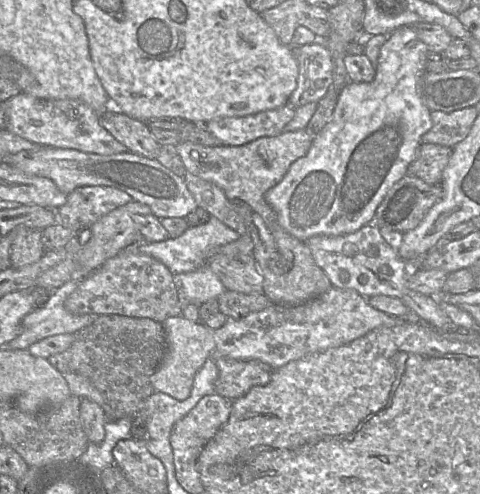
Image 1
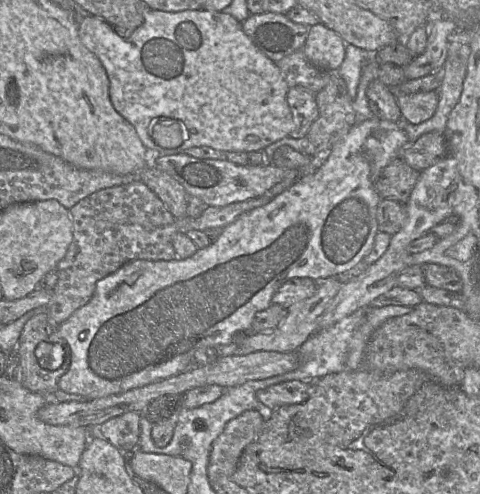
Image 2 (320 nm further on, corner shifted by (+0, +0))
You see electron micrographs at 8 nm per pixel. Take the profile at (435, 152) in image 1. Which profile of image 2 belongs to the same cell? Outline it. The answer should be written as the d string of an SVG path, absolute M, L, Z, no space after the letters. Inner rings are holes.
M398 157L381 171L375 181L375 189L382 199L406 203L419 176L417 170Z

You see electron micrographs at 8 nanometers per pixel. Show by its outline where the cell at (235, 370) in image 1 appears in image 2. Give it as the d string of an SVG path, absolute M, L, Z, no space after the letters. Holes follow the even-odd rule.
M286 381L256 392L257 400L269 410L283 405L300 404L307 400L311 383Z

